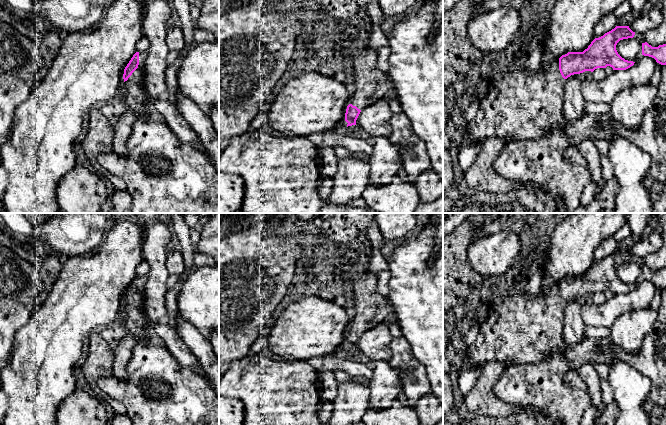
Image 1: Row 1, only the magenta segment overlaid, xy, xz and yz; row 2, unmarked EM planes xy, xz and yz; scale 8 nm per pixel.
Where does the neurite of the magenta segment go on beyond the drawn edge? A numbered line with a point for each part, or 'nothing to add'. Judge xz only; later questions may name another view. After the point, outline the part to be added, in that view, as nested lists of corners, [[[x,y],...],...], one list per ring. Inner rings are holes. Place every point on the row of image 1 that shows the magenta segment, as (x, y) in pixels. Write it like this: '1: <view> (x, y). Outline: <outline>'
1: xz (369, 85). Outline: [[[370,47],[354,56],[350,104],[362,110],[387,97],[393,87],[388,74],[378,70],[378,51]]]

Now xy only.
1: xy (135, 106). Outline: [[[147,52],[139,53],[138,68],[124,82],[126,95],[123,100],[123,111],[114,119],[113,151],[120,155],[127,154],[127,141],[133,124],[138,120],[148,120],[146,113],[153,109],[153,102],[148,102],[145,90],[141,84],[143,80],[143,63]]]

